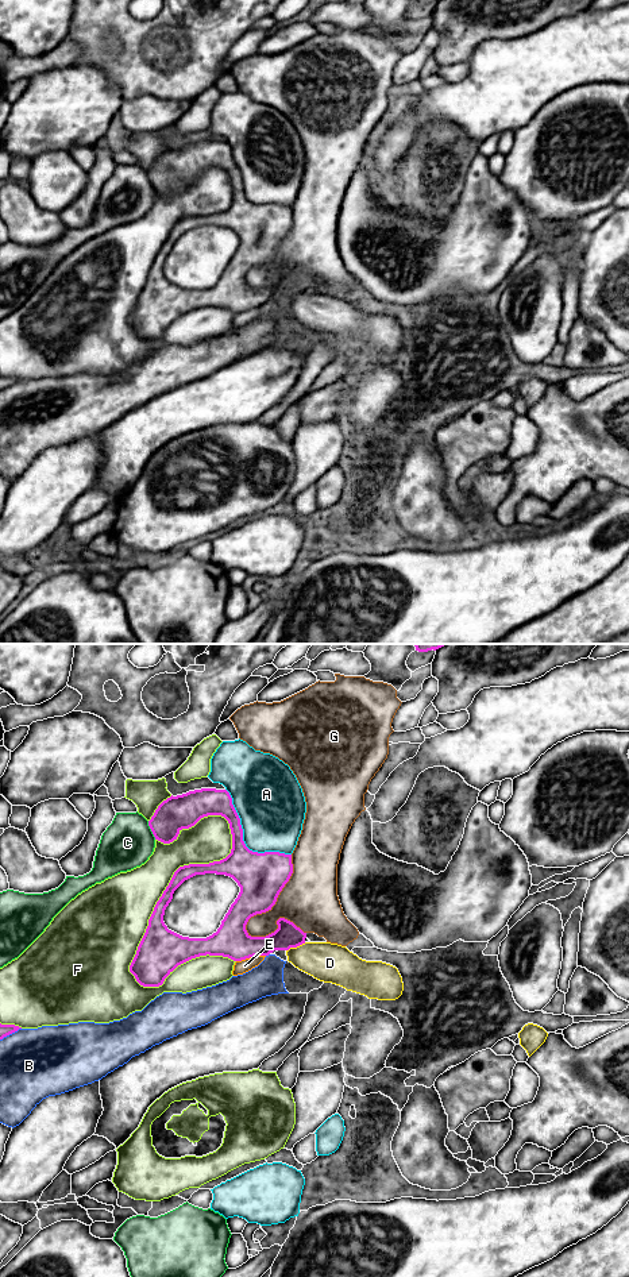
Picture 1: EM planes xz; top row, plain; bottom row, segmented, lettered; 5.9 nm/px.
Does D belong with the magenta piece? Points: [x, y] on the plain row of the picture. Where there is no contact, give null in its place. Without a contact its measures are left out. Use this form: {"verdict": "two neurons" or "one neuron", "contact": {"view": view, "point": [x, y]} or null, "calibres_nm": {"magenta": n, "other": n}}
{"verdict": "one neuron", "contact": {"view": "xz", "point": [296, 299]}, "calibres_nm": {"magenta": 150, "other": 240}}

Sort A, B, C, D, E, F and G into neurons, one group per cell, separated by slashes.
A / B / C / D / E / F / G

